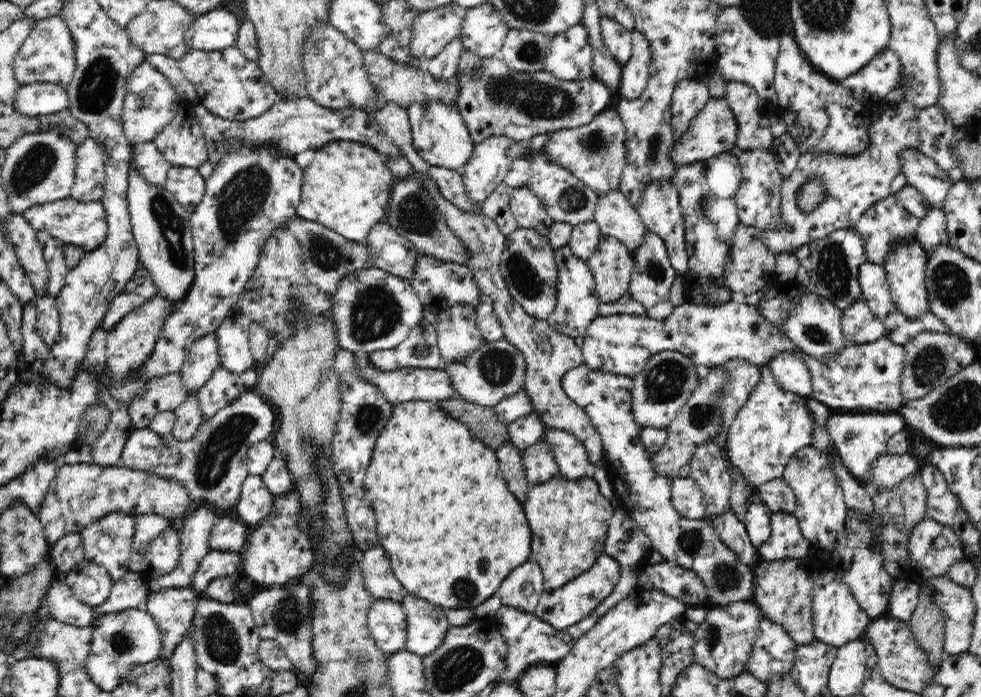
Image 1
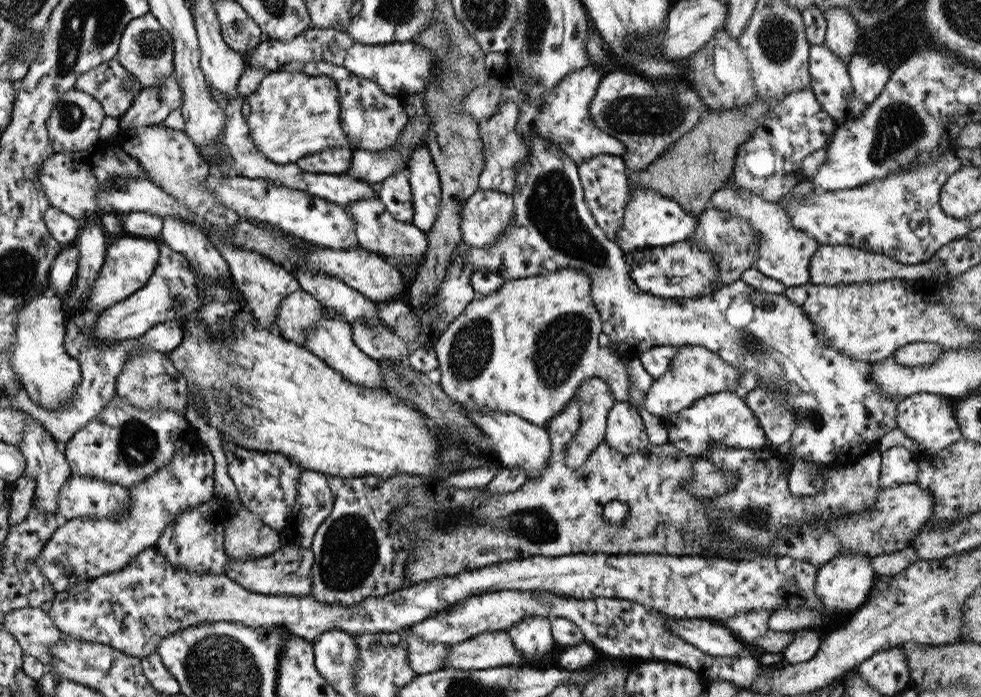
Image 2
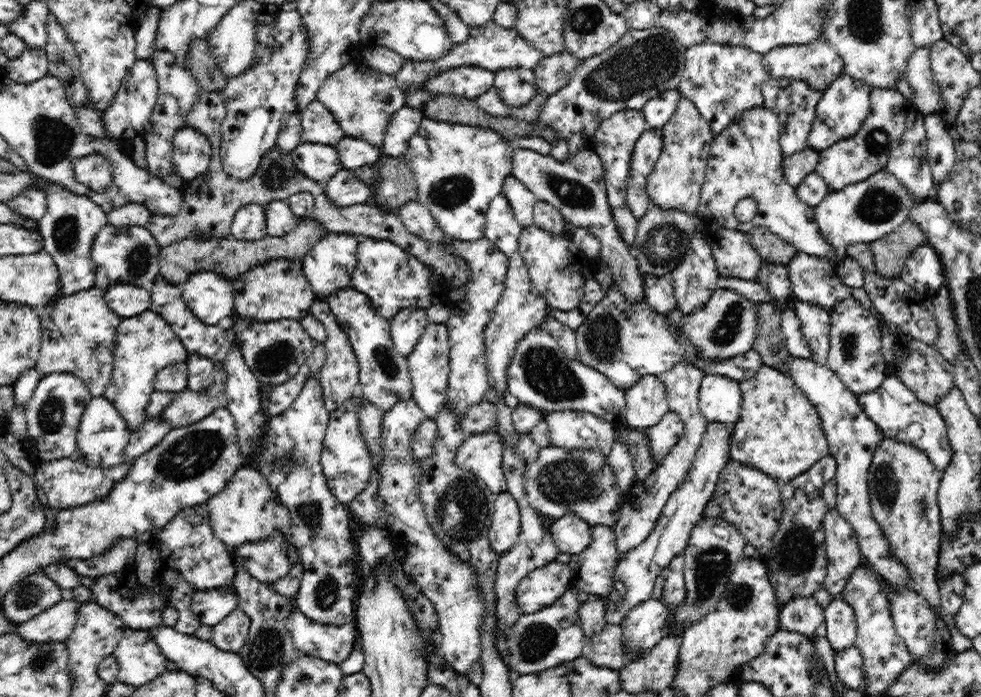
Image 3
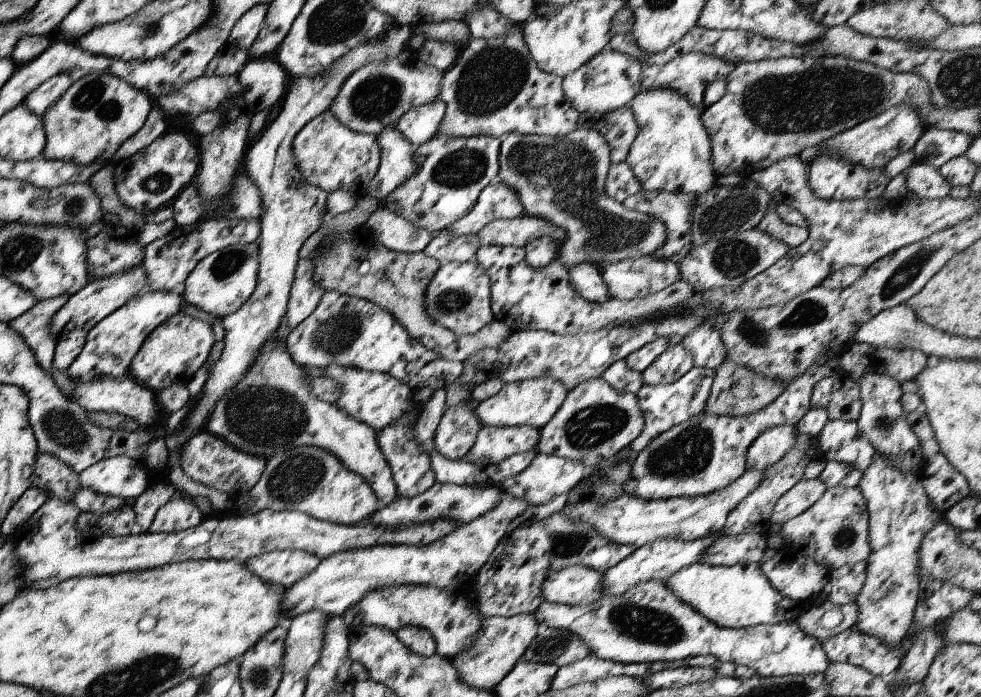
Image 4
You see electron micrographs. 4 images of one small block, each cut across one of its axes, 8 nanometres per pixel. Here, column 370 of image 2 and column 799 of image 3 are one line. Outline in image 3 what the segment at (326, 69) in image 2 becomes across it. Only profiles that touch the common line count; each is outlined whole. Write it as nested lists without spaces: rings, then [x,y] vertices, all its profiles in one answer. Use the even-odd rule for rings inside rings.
[[[769,78],[762,83],[760,88],[764,97],[764,107],[772,109],[778,115],[781,126],[779,145],[782,151],[782,160],[791,157],[808,147],[808,135],[814,120],[814,108],[822,96],[822,91],[814,91],[808,84],[794,79],[772,79]]]

